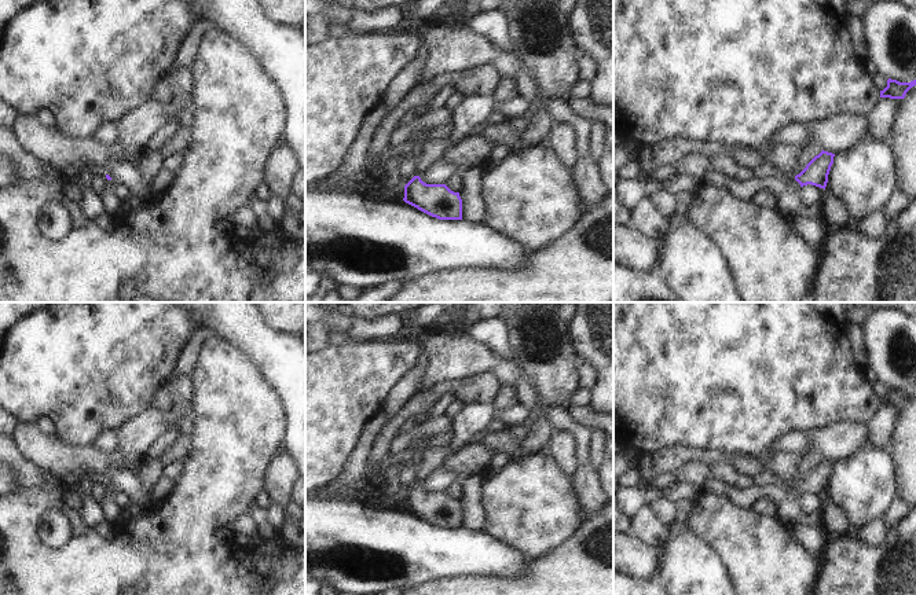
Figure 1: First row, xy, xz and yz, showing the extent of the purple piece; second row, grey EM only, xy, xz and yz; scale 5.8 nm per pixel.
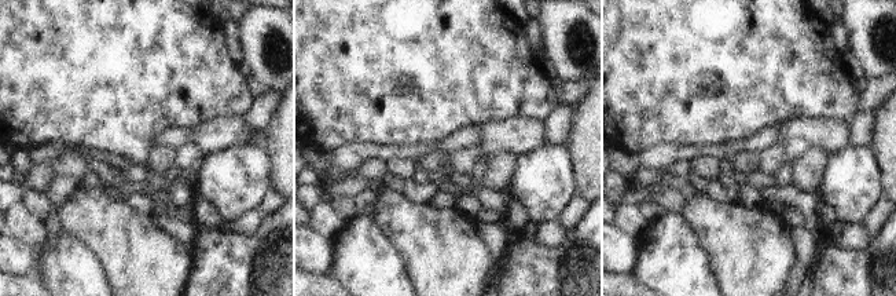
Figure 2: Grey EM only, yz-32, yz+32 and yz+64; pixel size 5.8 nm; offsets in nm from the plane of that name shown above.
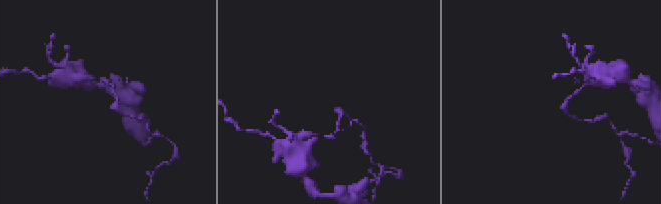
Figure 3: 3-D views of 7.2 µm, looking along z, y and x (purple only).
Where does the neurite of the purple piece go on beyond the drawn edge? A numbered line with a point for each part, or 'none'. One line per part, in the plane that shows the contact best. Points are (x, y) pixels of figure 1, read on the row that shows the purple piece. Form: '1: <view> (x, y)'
1: yz (788, 191)

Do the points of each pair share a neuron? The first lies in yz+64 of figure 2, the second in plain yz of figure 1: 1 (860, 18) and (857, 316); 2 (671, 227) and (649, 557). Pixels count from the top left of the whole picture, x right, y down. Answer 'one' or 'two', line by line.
1: two
2: two

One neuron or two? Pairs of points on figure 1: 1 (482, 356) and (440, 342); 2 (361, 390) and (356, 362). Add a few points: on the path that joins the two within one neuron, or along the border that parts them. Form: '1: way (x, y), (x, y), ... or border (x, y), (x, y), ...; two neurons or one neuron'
1: way (472, 356), (454, 356), (450, 352); one neuron
2: way (356, 384), (356, 368); one neuron

